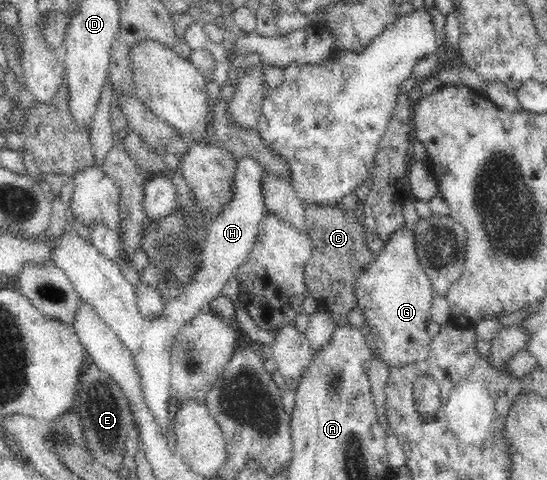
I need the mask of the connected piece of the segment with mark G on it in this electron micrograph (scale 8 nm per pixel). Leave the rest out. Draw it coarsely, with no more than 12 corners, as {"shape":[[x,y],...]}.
{"shape":[[414,229],[395,231],[354,288],[389,367],[428,358],[435,291]]}

